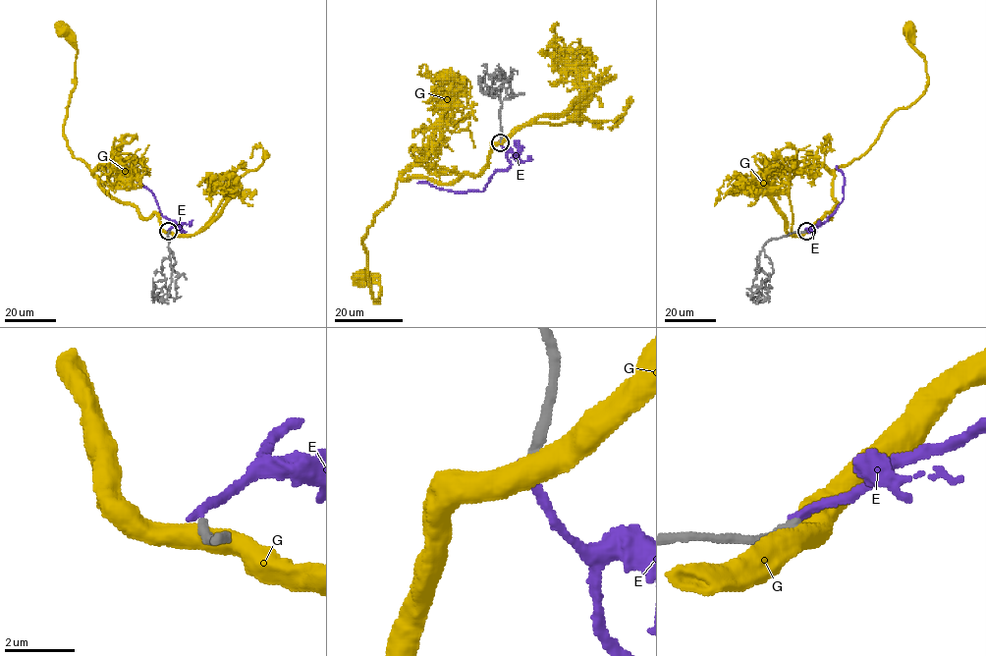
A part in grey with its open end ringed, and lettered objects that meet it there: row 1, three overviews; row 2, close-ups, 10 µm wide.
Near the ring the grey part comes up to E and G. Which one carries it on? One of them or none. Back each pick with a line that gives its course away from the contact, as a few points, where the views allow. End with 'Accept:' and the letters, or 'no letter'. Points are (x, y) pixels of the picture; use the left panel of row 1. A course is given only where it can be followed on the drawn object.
Accept: no letter

